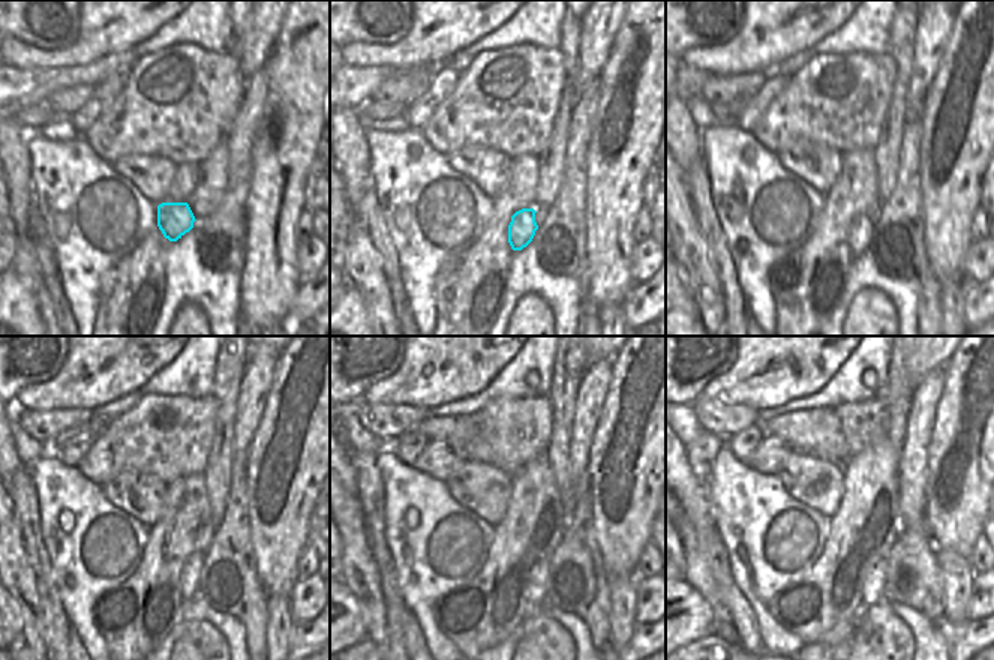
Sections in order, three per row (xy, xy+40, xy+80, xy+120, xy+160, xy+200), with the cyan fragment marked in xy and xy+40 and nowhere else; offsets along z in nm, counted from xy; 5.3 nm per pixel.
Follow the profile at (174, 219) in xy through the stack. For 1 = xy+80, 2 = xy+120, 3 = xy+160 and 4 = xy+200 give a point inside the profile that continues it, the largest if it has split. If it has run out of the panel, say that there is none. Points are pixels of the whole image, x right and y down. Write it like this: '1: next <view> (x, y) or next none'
1: next xy+80 (862, 227)
2: next xy+120 (192, 566)
3: next xy+160 (535, 585)
4: next xy+200 (873, 590)

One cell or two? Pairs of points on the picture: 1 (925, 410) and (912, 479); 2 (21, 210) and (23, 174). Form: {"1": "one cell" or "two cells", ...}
{"1": "one cell", "2": "one cell"}

